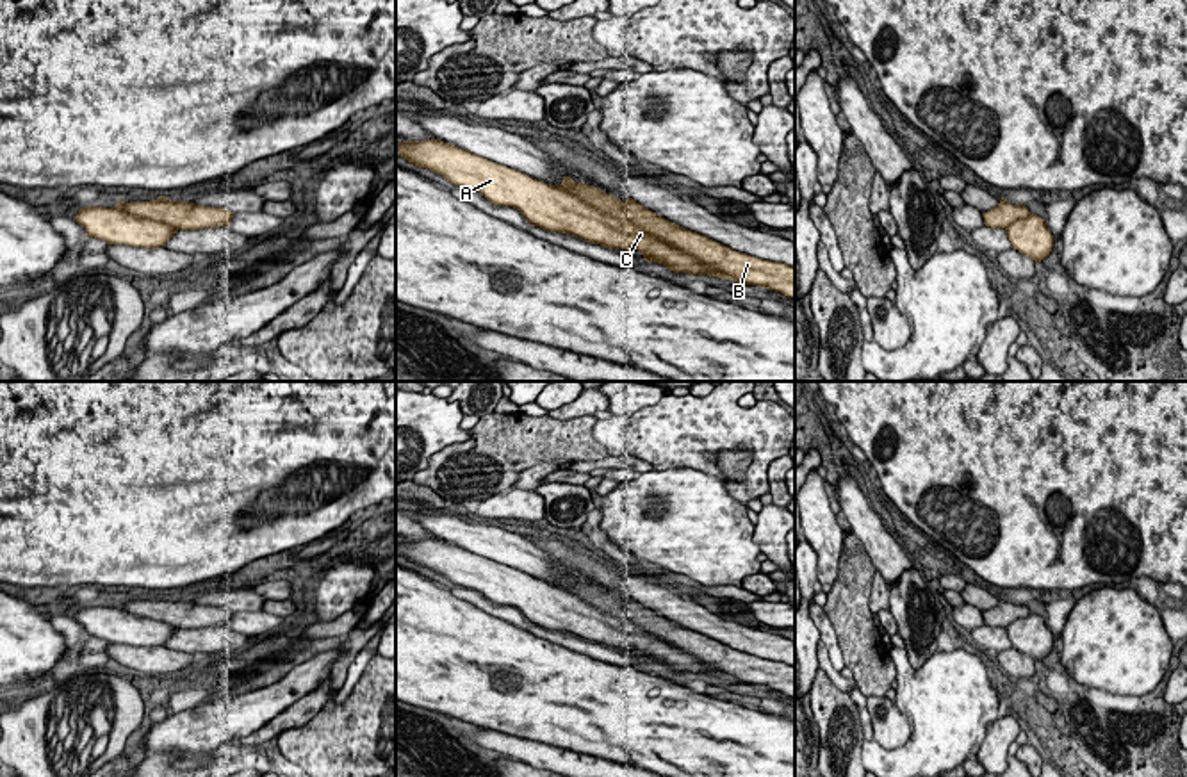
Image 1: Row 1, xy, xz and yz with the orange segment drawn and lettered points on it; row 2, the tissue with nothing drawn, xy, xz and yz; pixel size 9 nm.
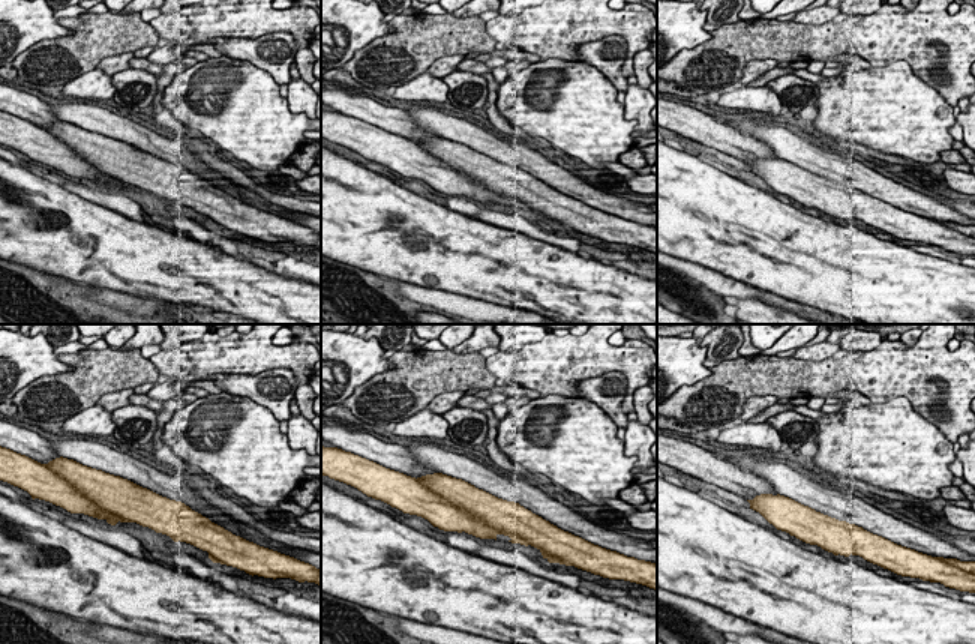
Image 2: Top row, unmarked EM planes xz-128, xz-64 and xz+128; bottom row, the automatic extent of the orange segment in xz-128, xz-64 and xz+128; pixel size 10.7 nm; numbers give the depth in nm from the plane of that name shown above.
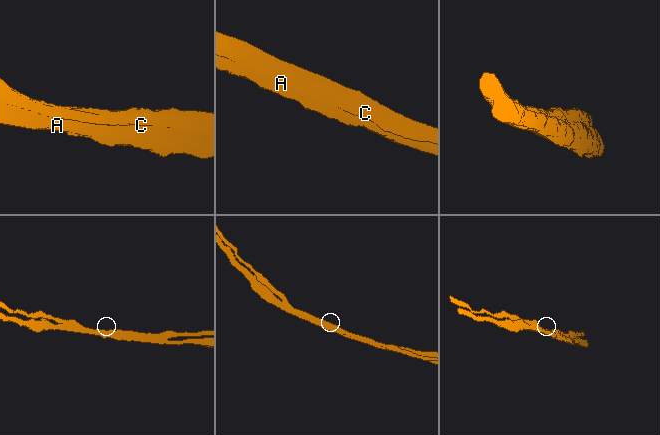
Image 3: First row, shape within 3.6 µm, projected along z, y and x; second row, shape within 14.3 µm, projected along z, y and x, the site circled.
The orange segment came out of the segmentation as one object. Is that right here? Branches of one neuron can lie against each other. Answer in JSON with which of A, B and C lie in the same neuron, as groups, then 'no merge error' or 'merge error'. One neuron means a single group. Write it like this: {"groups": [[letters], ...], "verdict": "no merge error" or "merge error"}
{"groups": [["A", "C"], ["B"]], "verdict": "merge error"}

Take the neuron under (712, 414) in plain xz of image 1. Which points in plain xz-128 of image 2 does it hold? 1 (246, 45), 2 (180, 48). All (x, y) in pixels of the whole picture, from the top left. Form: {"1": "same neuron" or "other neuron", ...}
{"1": "other neuron", "2": "other neuron"}

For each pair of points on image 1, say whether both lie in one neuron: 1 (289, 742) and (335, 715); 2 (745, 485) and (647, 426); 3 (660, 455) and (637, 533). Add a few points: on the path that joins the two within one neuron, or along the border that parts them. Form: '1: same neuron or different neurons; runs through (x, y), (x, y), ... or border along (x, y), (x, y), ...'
1: same neuron; runs through (300, 742), (309, 742), (325, 726)
2: same neuron; runs through (758, 449), (736, 428), (683, 428)
3: different neurons; border along (699, 469), (665, 467), (653, 471)

